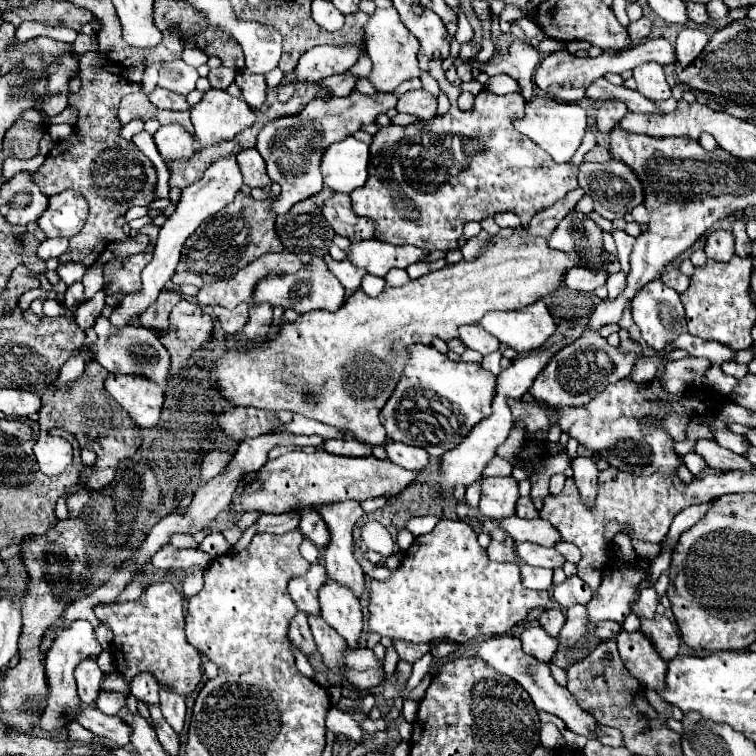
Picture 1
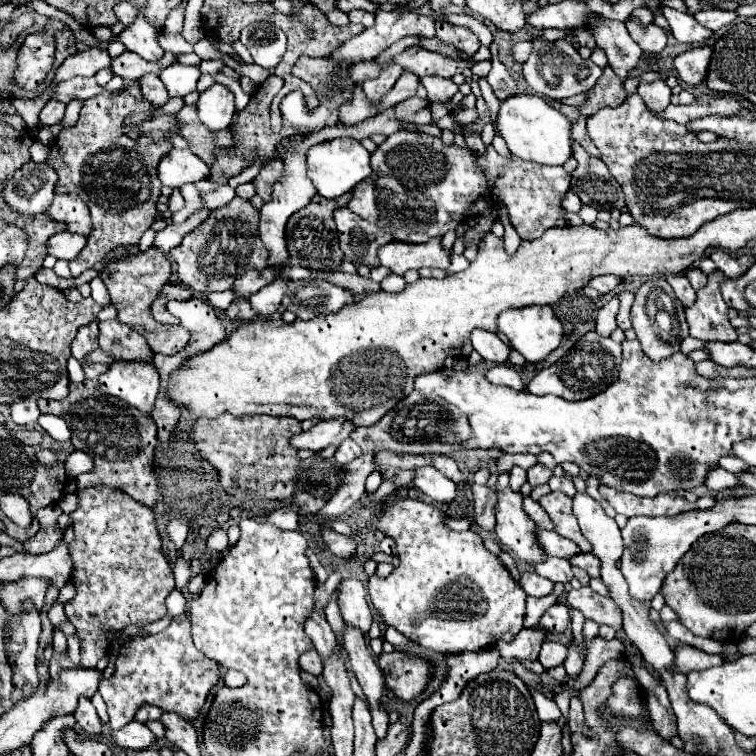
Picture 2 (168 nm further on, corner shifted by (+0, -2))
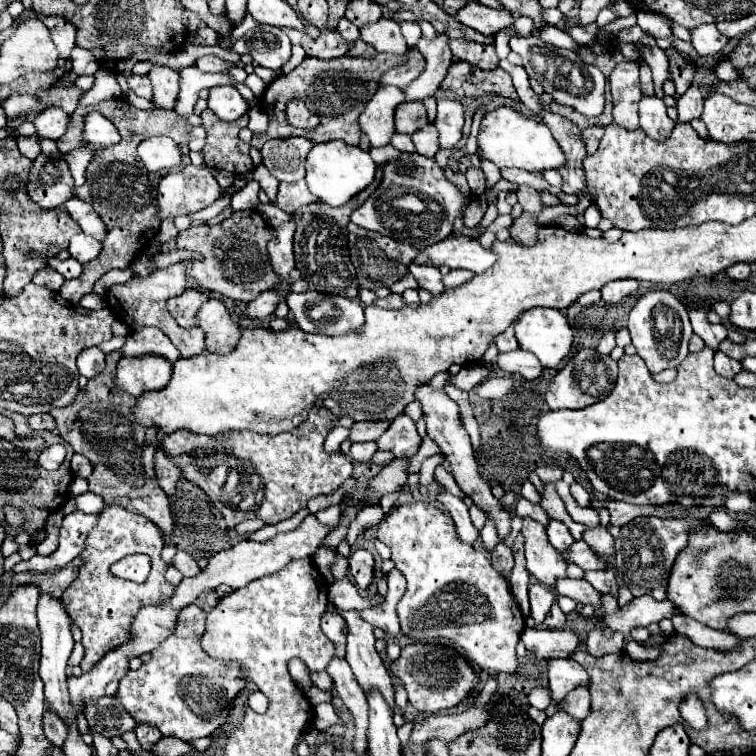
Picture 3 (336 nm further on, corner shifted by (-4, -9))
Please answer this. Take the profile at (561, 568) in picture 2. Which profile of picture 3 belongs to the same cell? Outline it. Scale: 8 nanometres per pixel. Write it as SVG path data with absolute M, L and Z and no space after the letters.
M569 577L557 579L555 591L557 591L557 595L567 595L567 597L571 597L573 601L593 603L595 609L599 607L599 599L601 599L601 595L599 595L599 593L585 581L585 579L569 579Z

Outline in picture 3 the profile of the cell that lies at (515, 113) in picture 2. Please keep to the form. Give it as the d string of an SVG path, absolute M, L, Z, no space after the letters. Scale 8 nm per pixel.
M499 107L485 113L479 129L477 143L483 149L483 157L501 167L517 167L525 171L547 171L565 165L565 155L557 145L551 129L545 123L537 123L533 117L521 115L515 107Z

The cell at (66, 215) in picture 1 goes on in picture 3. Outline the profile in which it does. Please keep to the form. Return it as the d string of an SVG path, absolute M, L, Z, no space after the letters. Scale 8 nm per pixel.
M73 197L73 199L65 201L65 209L73 217L73 221L79 223L79 227L83 229L83 233L95 237L97 241L105 239L105 225L101 223L99 215L93 211L93 207L89 203Z

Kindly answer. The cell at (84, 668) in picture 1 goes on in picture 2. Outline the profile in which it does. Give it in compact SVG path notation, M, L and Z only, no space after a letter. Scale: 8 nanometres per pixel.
M81 698L81 702L79 702L79 706L77 706L77 710L75 710L73 716L75 716L77 724L79 724L87 734L91 734L91 736L101 736L103 724L101 724L101 720L99 720L99 716L97 716L97 710L95 710L95 706L91 704L91 700Z

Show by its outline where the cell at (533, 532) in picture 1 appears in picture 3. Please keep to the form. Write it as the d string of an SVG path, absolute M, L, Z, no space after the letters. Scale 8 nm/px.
M575 541L565 553L563 553L567 563L575 563L579 565L583 571L587 569L605 569L605 563L589 549L589 545L585 545L585 541Z

